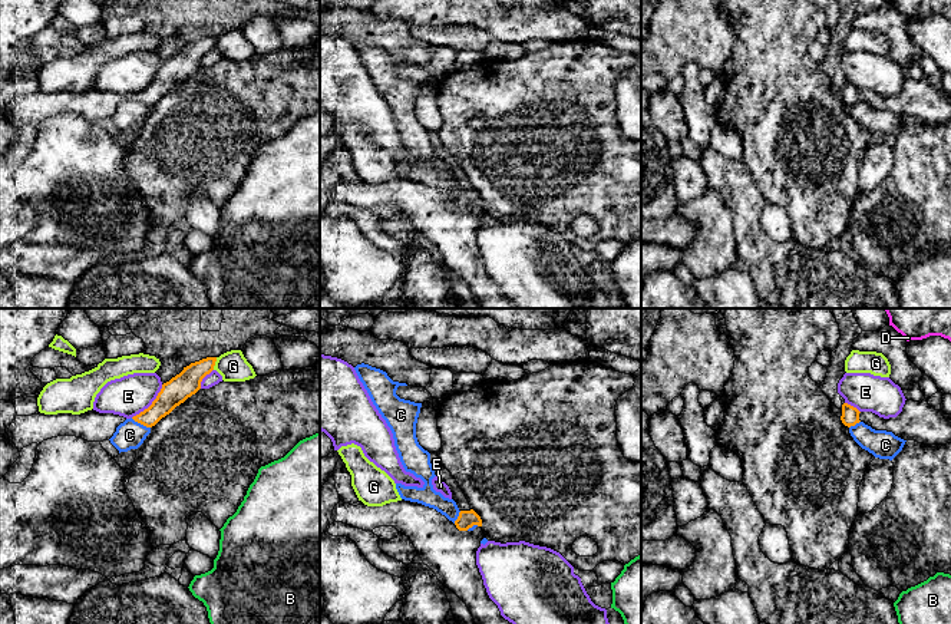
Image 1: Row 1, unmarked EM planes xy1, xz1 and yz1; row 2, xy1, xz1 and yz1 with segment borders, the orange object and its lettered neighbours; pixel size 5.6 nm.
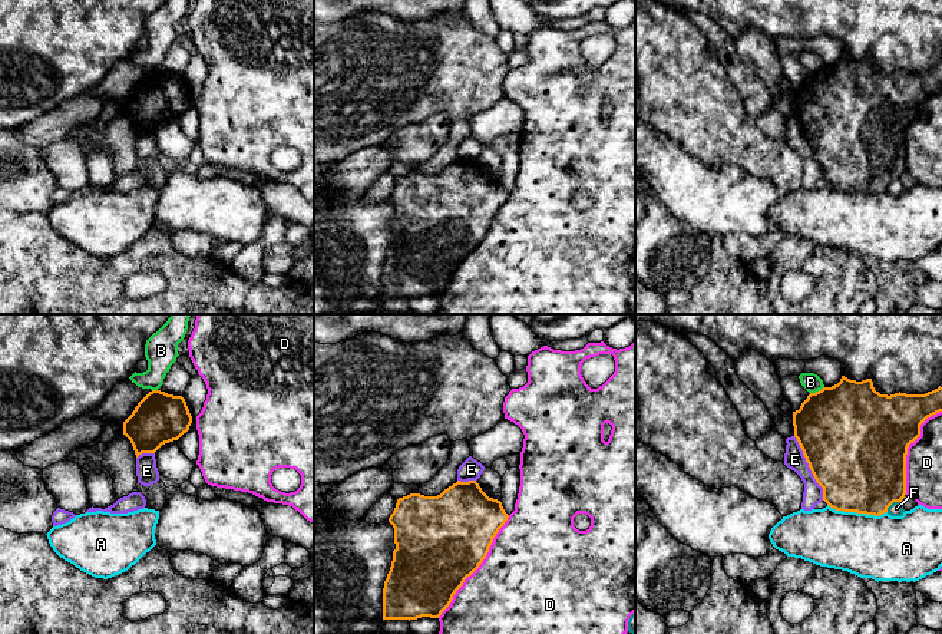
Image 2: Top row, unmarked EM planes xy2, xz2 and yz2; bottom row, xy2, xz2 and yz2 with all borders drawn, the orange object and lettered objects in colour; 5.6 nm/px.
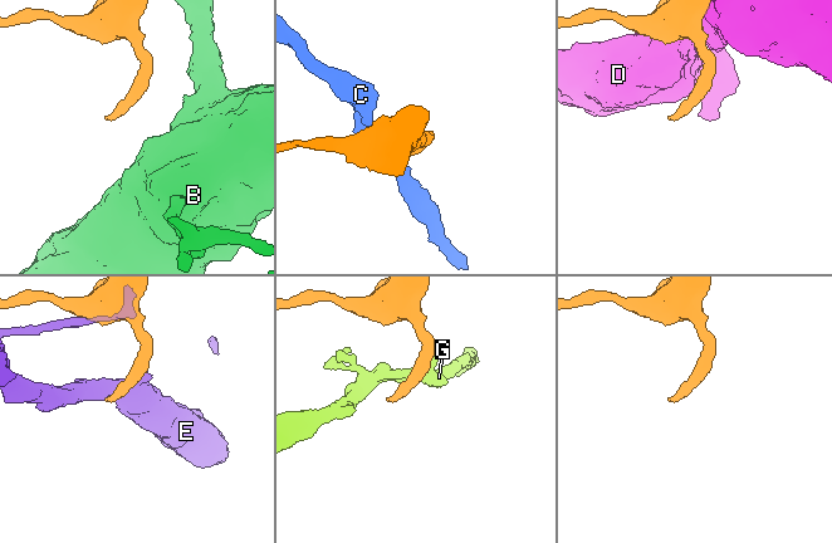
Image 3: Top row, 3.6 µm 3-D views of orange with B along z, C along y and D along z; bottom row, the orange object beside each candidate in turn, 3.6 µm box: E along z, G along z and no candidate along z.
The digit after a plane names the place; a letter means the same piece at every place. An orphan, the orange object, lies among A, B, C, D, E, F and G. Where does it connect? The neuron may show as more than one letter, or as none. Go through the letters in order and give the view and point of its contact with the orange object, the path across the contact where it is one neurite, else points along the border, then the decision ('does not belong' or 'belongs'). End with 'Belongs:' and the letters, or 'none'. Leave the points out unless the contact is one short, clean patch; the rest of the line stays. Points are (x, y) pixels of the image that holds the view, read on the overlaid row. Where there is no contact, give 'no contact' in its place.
A: yz2 (858, 512) | does not belong
B: yz2 (816, 392) | along yz2 (823, 386), (810, 393) | does not belong
C: xy1 (141, 423) | along xy1 (131, 418), (149, 428) | does not belong
D: xz2 (478, 567) | does not belong
E: yz2 (809, 466) | does not belong
F: yz2 (892, 502) | does not belong
G: xy1 (214, 363) | along xy1 (217, 357), (213, 369) | does not belong
Belongs: none

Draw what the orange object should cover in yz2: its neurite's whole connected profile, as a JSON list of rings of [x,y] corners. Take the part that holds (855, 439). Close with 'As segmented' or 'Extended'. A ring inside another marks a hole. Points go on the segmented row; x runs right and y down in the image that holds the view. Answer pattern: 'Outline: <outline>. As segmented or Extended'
Outline: [[[842,376],[832,387],[810,393],[800,409],[793,412],[794,437],[806,462],[823,488],[823,501],[836,511],[857,512],[879,516],[888,512],[893,502],[902,502],[906,495],[906,455],[908,448],[920,436],[920,425],[942,412],[942,387],[925,394],[880,394],[872,379],[862,382]]]. As segmented

